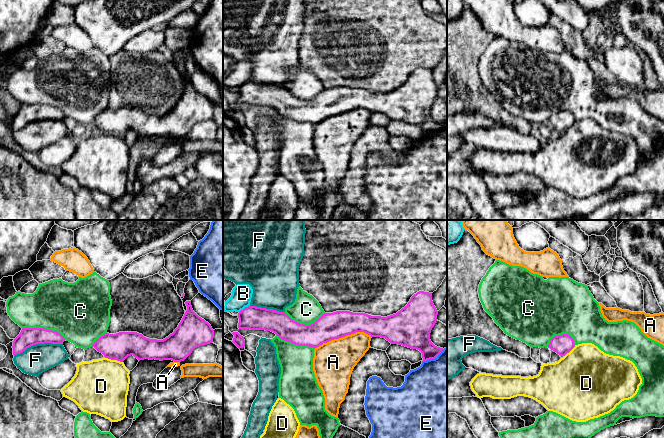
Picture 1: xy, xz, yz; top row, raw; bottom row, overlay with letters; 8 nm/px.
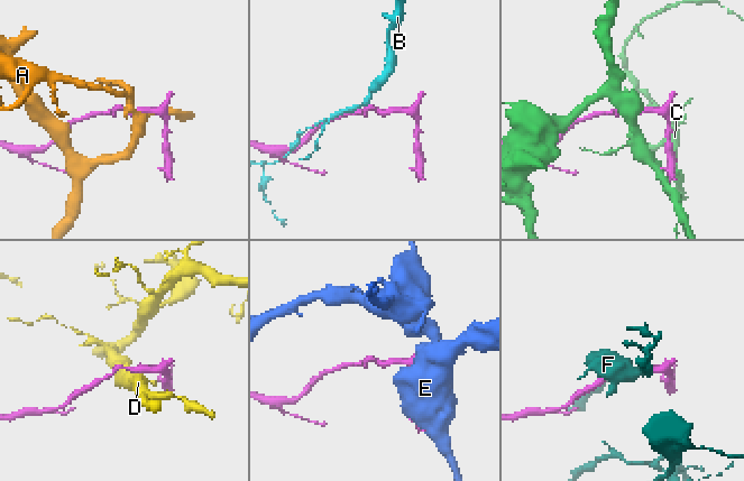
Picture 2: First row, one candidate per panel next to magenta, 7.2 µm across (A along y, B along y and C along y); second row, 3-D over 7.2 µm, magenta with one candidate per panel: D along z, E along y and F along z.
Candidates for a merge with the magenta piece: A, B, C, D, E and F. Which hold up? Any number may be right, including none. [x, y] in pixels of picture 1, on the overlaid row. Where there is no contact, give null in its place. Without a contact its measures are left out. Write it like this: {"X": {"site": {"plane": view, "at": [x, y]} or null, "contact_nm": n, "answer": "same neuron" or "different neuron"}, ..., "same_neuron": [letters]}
{"A": {"site": {"plane": "xz", "at": [342, 336]}, "contact_nm": 480, "answer": "different neuron"}, "B": {"site": {"plane": "xz", "at": [245, 307]}, "contact_nm": 110, "answer": "different neuron"}, "C": {"site": {"plane": "xy", "at": [43, 328]}, "contact_nm": 360, "answer": "different neuron"}, "D": {"site": {"plane": "xy", "at": [113, 359]}, "contact_nm": 160, "answer": "different neuron"}, "E": {"site": {"plane": "xz", "at": [433, 358]}, "contact_nm": 190, "answer": "different neuron"}, "F": {"site": {"plane": "xy", "at": [38, 343]}, "contact_nm": 400, "answer": "different neuron"}, "same_neuron": []}

